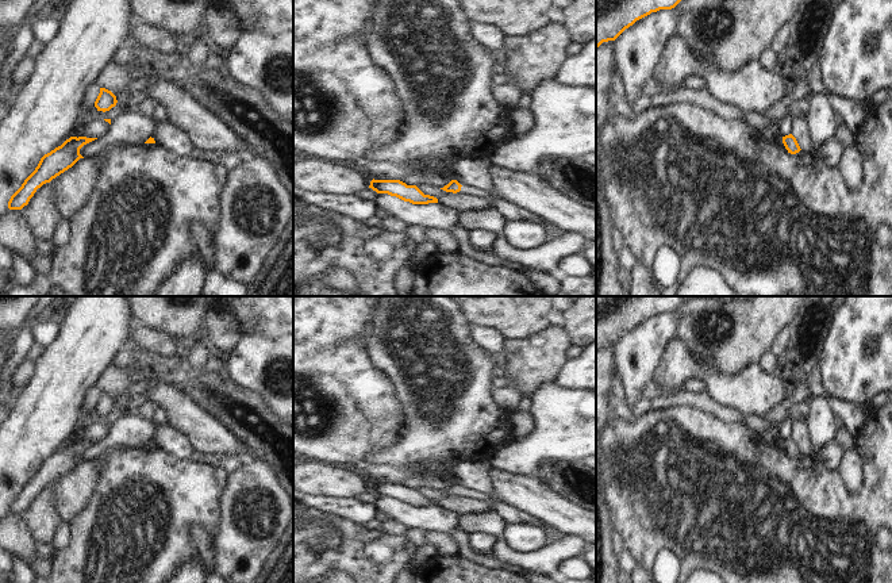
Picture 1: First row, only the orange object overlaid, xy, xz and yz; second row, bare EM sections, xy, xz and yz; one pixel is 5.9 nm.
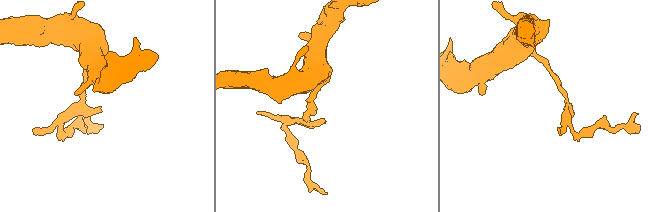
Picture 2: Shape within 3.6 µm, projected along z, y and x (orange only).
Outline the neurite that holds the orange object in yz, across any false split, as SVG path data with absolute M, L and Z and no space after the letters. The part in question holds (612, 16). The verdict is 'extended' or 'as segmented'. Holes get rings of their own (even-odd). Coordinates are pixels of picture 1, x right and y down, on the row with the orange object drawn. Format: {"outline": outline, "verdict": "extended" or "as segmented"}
{"outline": "M596 0L596 47L615 41L637 20L660 9L672 9L681 0Z", "verdict": "as segmented"}

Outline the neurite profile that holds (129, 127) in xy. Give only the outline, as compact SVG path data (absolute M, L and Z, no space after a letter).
M119 112L109 124L108 131L80 149L82 157L92 157L112 142L135 145L146 142L161 122L141 112Z

